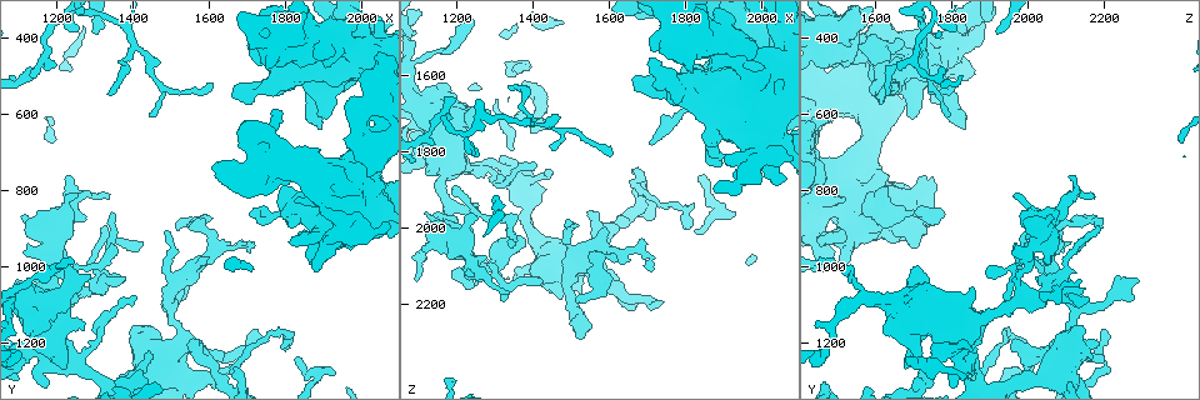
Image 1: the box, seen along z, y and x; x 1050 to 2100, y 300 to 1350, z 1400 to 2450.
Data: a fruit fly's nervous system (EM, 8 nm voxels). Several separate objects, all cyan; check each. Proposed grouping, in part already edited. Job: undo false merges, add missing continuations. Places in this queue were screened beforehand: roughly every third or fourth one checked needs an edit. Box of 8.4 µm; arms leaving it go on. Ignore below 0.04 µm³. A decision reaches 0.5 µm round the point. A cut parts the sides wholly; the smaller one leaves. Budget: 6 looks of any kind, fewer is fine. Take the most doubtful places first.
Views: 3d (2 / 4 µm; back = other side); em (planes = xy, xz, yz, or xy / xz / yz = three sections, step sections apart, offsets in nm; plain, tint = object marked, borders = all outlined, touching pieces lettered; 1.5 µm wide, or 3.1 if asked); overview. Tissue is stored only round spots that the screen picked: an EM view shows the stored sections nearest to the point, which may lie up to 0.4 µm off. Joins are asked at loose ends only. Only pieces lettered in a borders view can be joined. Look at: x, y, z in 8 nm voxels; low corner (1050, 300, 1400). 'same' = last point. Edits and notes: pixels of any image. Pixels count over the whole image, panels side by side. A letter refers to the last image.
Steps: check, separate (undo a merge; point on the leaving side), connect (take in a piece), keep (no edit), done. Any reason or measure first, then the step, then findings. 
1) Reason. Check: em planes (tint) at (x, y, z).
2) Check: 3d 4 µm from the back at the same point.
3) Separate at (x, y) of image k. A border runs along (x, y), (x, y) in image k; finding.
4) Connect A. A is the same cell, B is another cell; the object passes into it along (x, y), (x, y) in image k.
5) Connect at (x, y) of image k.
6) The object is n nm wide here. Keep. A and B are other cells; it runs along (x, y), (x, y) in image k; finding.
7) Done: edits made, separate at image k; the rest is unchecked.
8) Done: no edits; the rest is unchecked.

An open end. Check: em xy step 4 (borders) at (1710, 935, 2105).

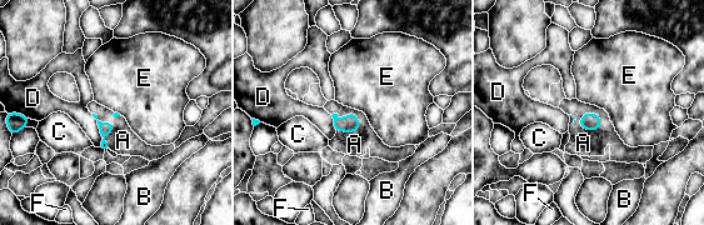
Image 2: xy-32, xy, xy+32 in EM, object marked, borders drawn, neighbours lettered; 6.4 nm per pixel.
Cut it another way. Check: em planes (borders) at the same point.

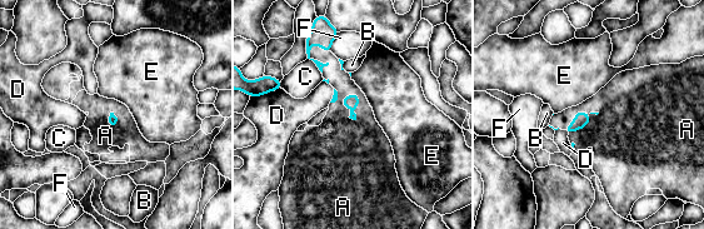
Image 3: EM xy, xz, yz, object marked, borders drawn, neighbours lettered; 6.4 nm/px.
Connect A. A is the same cell, B, C, D, E and F are other cells; the object passes into it along (582, 119), (579, 111), (612, 133) in image 3; the neuron continues.

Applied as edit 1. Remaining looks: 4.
See it whole again. Check: overview.

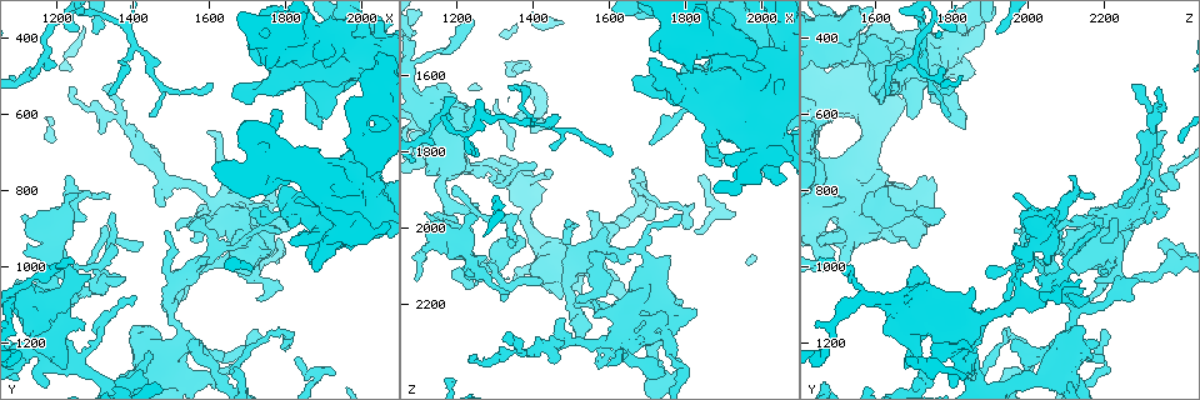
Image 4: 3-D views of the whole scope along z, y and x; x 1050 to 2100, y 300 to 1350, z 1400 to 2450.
Branch stops here. Check: em 3.1 µm planes (borders) at (1660, 535, 1620).

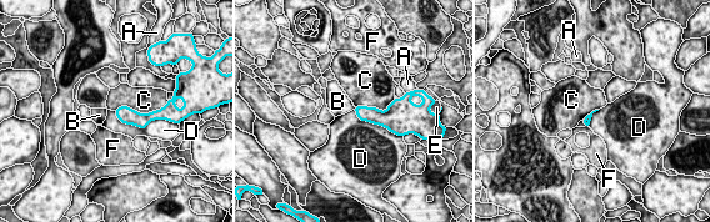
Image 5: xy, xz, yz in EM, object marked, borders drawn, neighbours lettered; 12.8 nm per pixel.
Keep. A, B, C, D, E and F are other cells; a border runs along (114, 111), (143, 129), (156, 120) in image 5; no lettered piece goes on from it.

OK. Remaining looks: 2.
Done: edits made, connect at image 3; the rest is unchecked.

